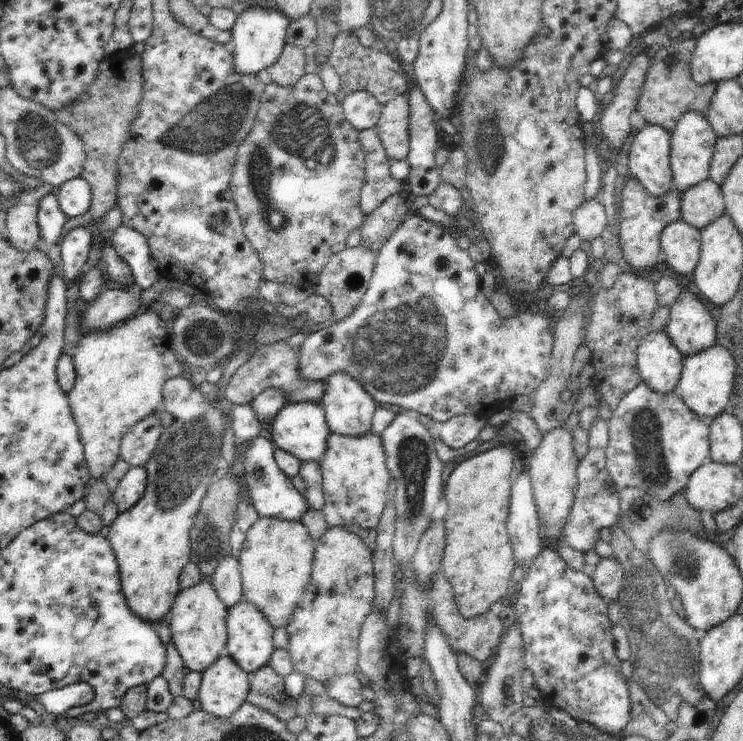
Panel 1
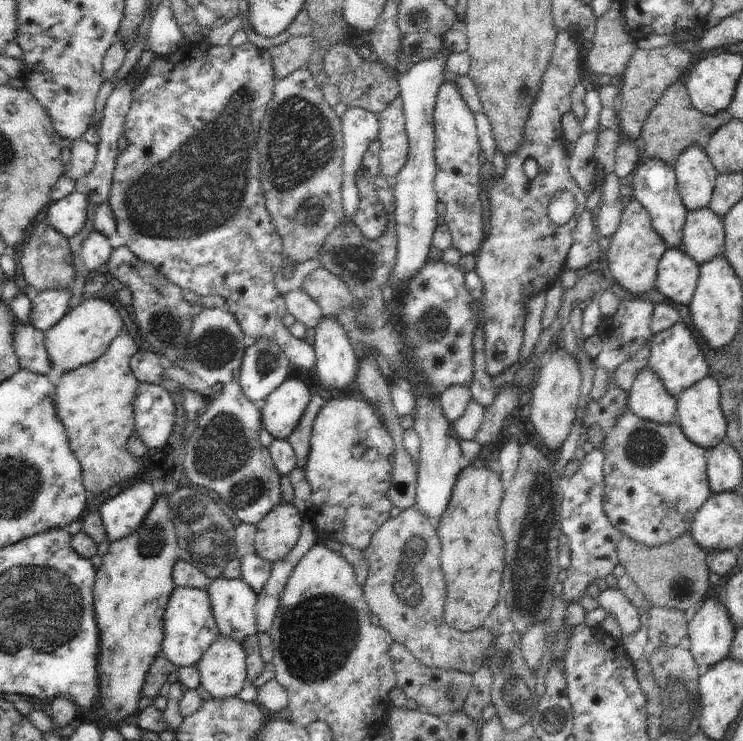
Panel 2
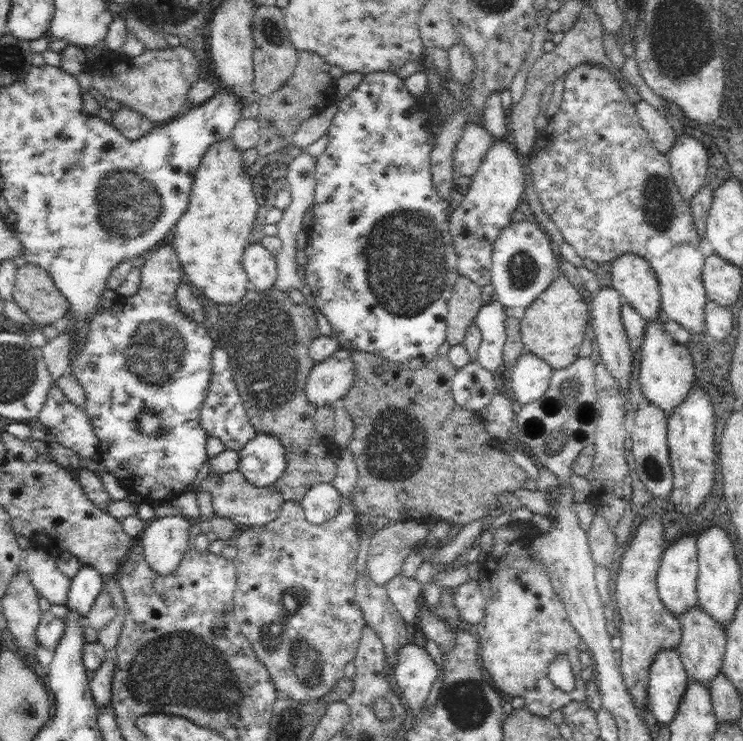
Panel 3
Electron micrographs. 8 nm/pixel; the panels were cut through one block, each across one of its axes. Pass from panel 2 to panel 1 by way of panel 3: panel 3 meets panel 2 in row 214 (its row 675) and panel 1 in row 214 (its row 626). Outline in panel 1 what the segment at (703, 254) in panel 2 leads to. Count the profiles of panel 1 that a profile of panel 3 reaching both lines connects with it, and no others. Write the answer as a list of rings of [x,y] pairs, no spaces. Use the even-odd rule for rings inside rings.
[[[705,178],[695,186],[689,186],[681,194],[681,210],[679,218],[701,232],[707,224],[717,220],[717,216],[725,214],[725,202],[721,194],[721,186],[713,180]]]

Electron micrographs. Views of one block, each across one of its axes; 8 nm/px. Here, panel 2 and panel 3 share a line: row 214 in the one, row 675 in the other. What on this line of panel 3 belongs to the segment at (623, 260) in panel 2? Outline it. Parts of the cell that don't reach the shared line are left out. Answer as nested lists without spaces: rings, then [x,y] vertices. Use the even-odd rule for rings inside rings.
[[[643,512],[643,522],[637,524],[635,538],[629,542],[627,552],[621,558],[619,572],[617,572],[617,584],[615,584],[615,600],[619,608],[619,628],[617,634],[621,636],[623,644],[619,650],[619,664],[621,664],[621,676],[625,682],[625,690],[629,696],[633,696],[635,708],[649,720],[647,716],[647,684],[649,684],[649,670],[655,654],[663,648],[677,648],[681,642],[681,628],[679,620],[675,620],[673,612],[665,608],[661,602],[655,586],[657,586],[657,570],[663,554],[663,526],[661,520],[651,514]]]

